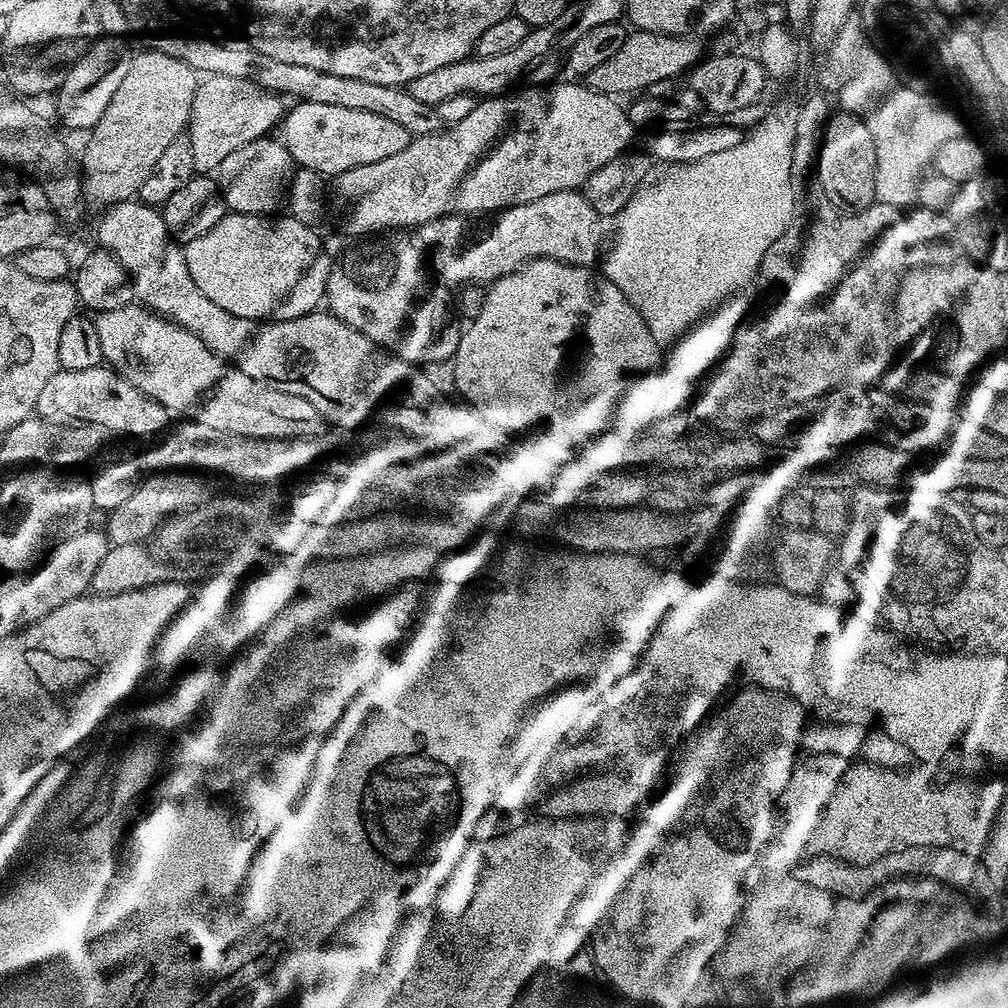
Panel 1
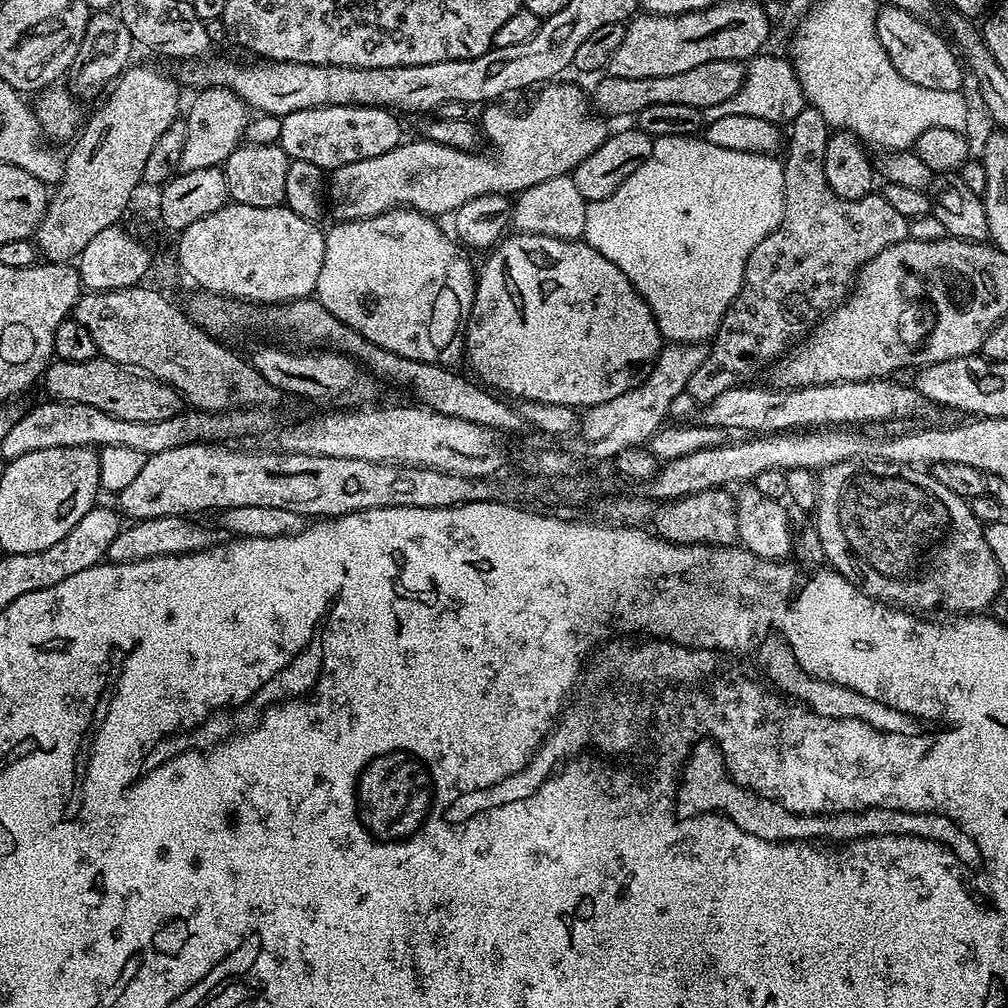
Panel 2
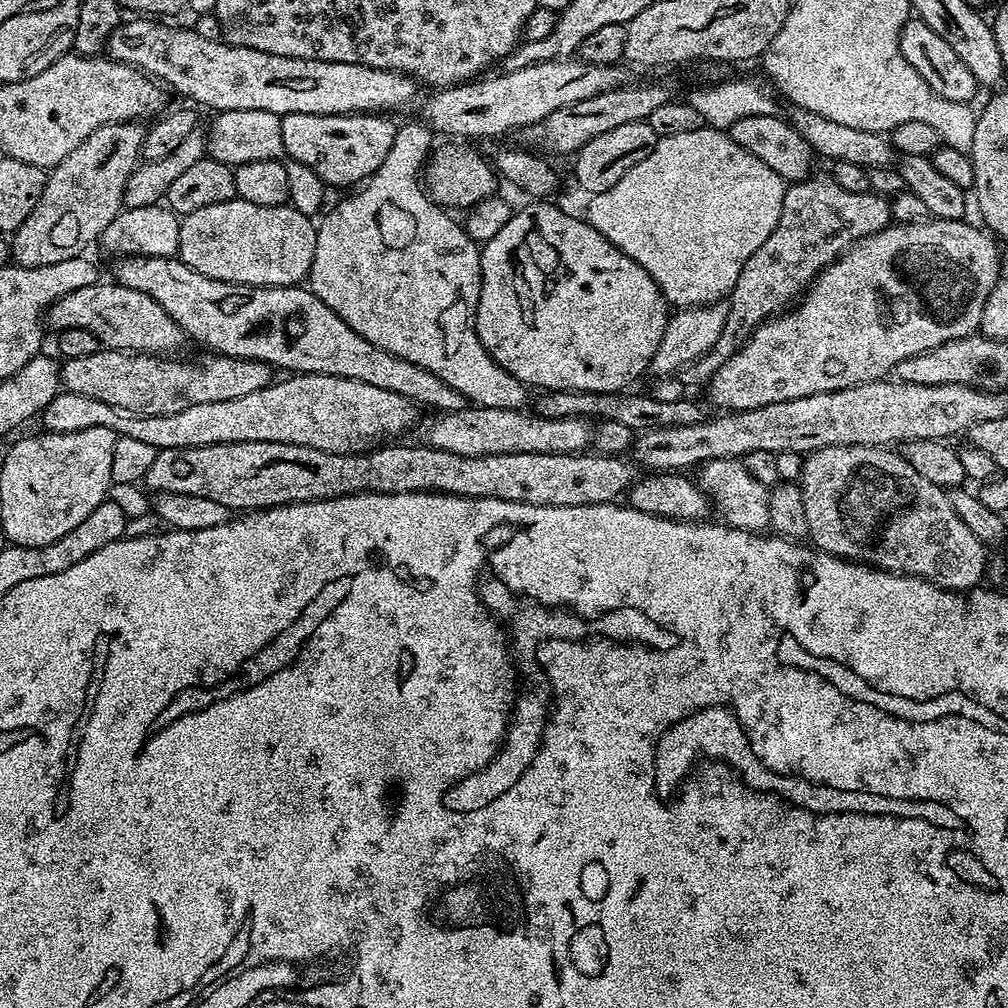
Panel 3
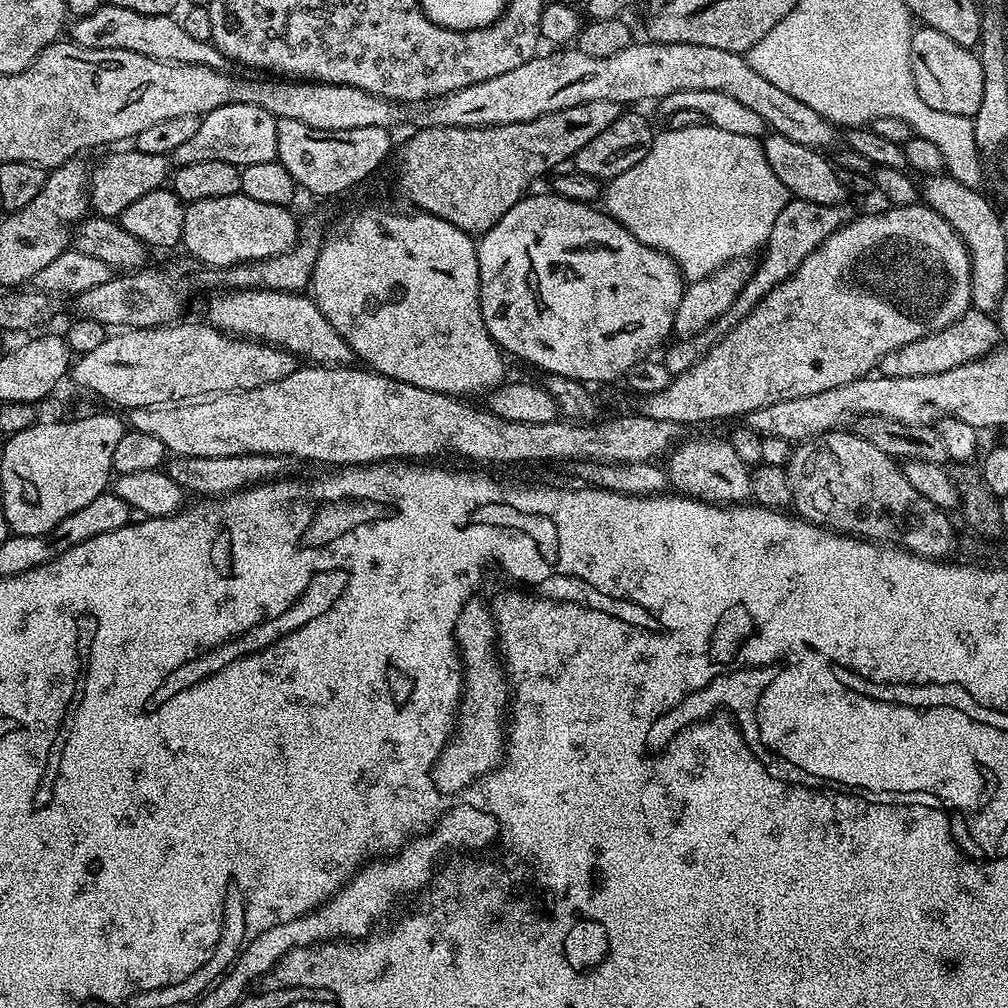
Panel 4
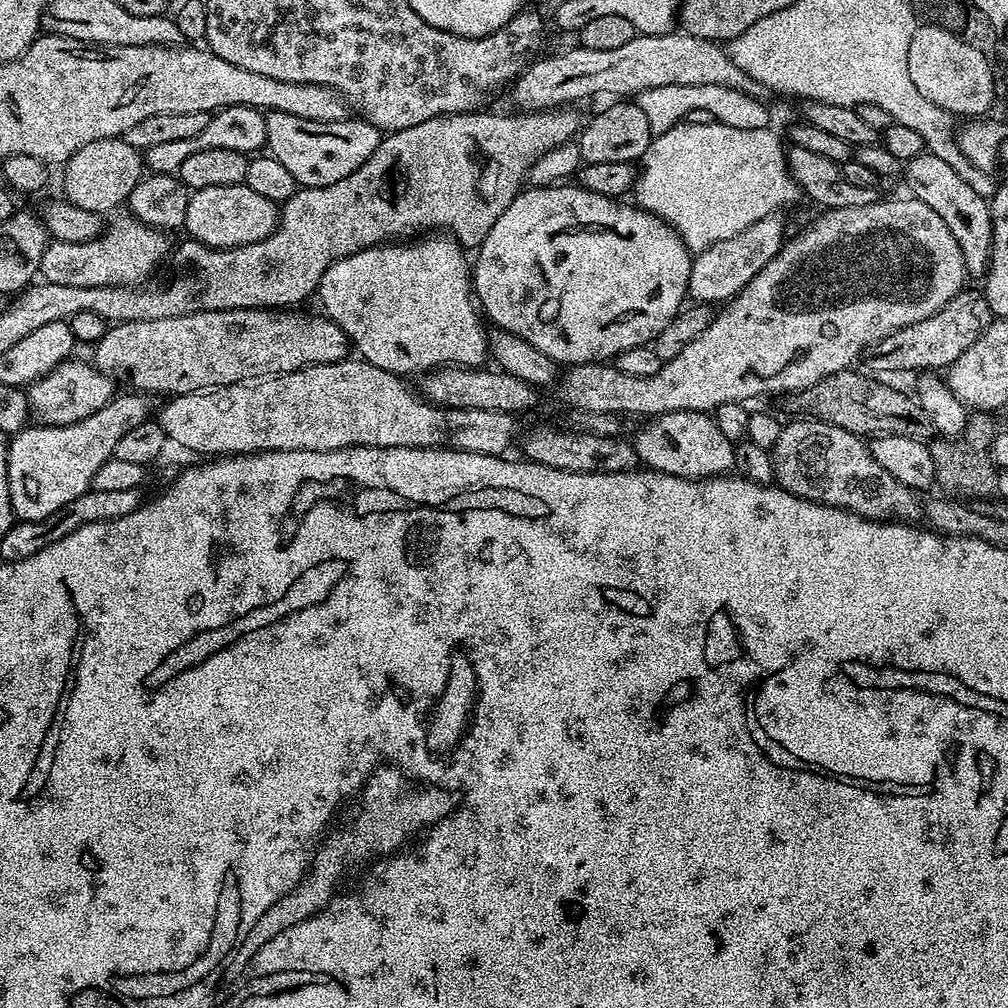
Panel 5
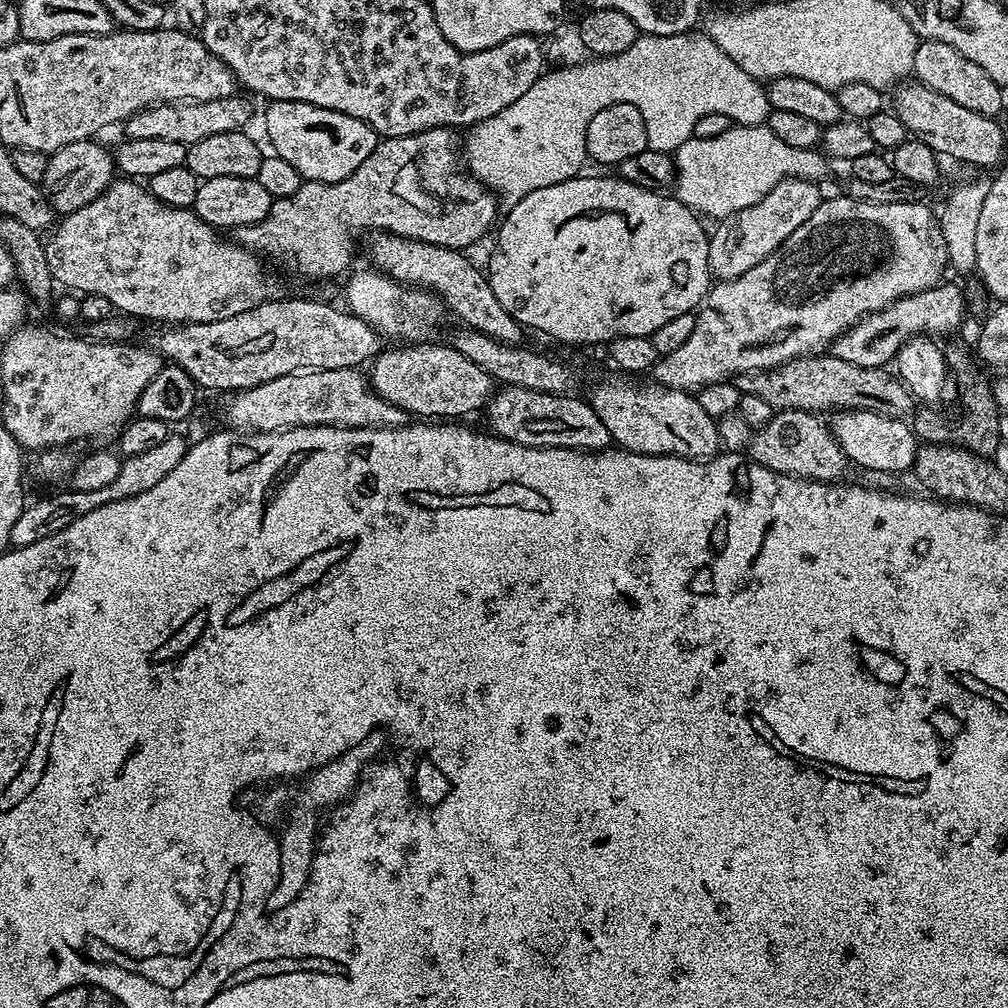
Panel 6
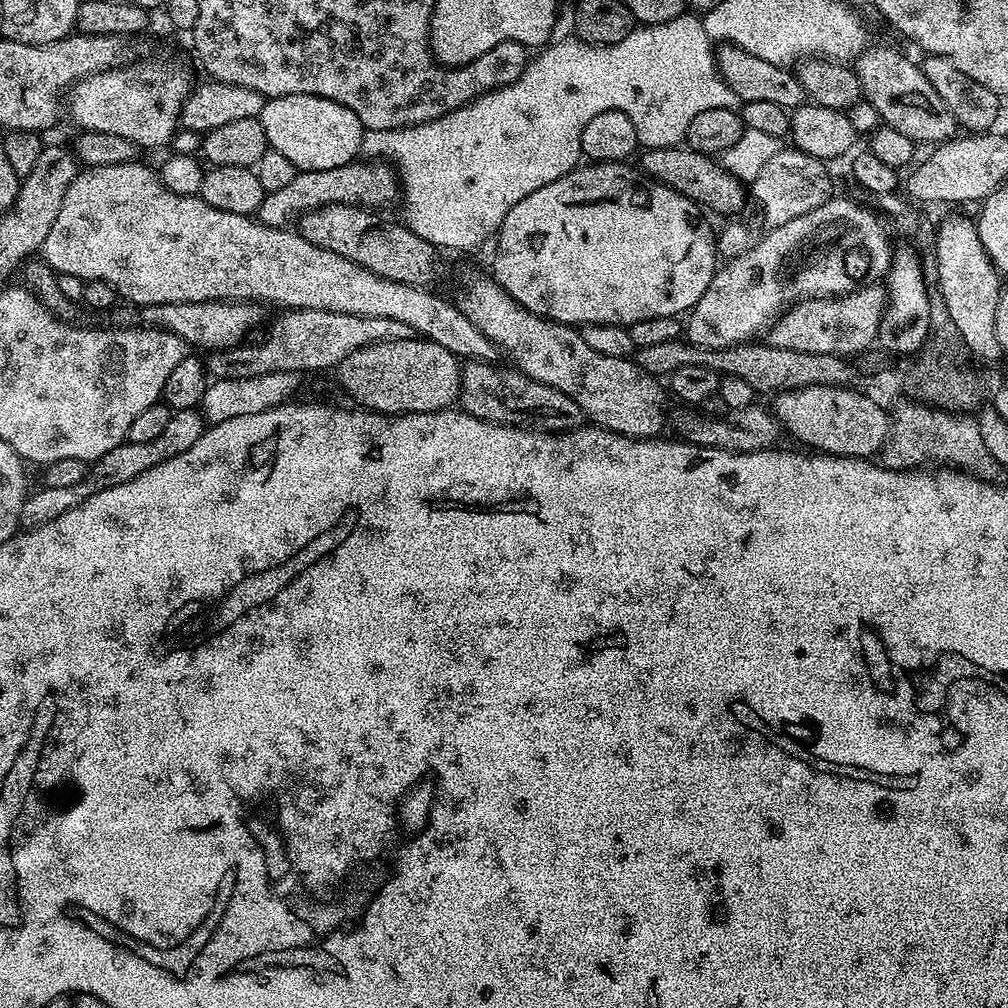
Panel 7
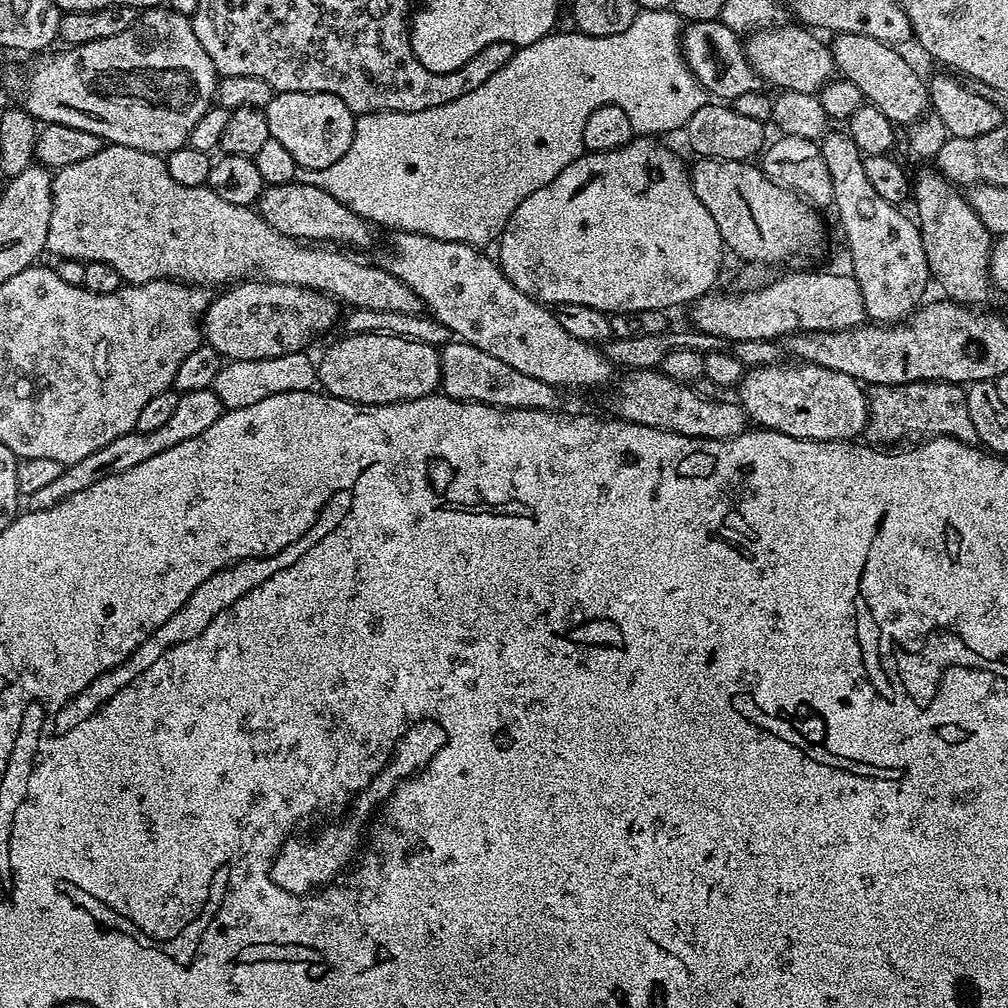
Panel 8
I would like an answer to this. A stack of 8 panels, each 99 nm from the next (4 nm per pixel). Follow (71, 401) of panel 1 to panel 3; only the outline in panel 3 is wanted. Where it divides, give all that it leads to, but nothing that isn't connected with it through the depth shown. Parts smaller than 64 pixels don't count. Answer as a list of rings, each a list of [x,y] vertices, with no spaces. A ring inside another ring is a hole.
[[[101,350],[88,355],[87,358],[64,360],[59,365],[60,382],[63,391],[86,394],[86,398],[98,398],[98,402],[106,402],[122,412],[131,412],[137,416],[161,416],[178,414],[178,410],[186,410],[186,406],[202,402],[226,402],[230,398],[242,398],[246,394],[254,394],[254,390],[262,390],[274,380],[273,369],[257,360],[243,360],[215,354],[204,354],[201,360],[176,359],[180,358],[169,358],[164,354]]]

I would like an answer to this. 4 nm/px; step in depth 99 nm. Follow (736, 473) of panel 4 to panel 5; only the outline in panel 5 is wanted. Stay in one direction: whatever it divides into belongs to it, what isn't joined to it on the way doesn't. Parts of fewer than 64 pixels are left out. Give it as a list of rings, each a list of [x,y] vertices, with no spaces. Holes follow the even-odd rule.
[[[664,412],[653,416],[634,439],[640,464],[654,472],[665,472],[687,480],[706,480],[723,476],[735,469],[734,443],[719,430],[715,419],[707,412]]]

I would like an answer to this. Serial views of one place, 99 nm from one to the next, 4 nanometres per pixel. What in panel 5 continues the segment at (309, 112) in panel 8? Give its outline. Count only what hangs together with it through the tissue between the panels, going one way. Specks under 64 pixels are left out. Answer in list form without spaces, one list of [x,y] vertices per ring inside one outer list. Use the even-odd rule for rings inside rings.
[[[269,112],[265,115],[266,148],[302,188],[321,188],[334,182],[342,182],[346,174],[354,174],[370,154],[380,145],[381,129],[363,118],[349,118],[342,122],[310,122],[310,118],[296,118],[285,112]]]

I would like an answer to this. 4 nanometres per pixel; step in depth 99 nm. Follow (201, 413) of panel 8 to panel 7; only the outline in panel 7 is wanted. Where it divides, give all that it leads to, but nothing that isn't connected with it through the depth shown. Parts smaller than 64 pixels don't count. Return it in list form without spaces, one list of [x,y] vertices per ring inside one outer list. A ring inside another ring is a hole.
[[[197,409],[182,410],[173,412],[170,422],[163,428],[162,434],[154,438],[154,442],[125,442],[114,446],[114,450],[107,452],[101,460],[95,461],[89,467],[86,478],[82,482],[75,483],[74,486],[43,486],[37,487],[38,490],[29,491],[26,502],[22,502],[22,514],[20,515],[20,528],[27,530],[37,528],[46,522],[54,522],[66,510],[74,510],[86,498],[98,494],[98,490],[106,490],[110,486],[118,486],[122,482],[130,482],[130,478],[138,478],[150,466],[158,466],[158,462],[166,462],[166,458],[174,458],[174,454],[182,454],[182,450],[190,450],[198,438],[202,438],[206,427],[206,420]]]

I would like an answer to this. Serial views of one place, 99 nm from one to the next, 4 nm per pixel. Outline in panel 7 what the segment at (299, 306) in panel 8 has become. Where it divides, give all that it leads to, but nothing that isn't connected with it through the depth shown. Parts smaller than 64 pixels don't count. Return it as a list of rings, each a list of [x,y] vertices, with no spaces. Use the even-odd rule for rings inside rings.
[[[186,302],[185,304],[142,304],[139,306],[117,306],[111,309],[111,323],[116,326],[143,326],[167,330],[181,336],[185,345],[197,344],[200,348],[234,348],[245,343],[248,327],[256,320],[257,305],[252,302]]]

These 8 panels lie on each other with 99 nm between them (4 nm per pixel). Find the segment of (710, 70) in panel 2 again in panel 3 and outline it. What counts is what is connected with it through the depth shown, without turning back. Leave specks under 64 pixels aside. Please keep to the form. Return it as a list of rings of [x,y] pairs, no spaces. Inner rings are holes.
[[[629,82],[622,88],[599,92],[594,94],[594,98],[586,98],[582,102],[574,102],[570,106],[554,110],[554,114],[531,125],[526,135],[530,143],[537,144],[532,145],[537,149],[545,148],[546,151],[557,152],[560,156],[566,155],[567,152],[575,154],[582,146],[586,146],[586,142],[590,142],[590,138],[598,138],[598,134],[606,134],[617,126],[626,126],[626,122],[647,121],[648,116],[658,110],[658,106],[667,104],[673,96],[674,92],[664,84]]]

